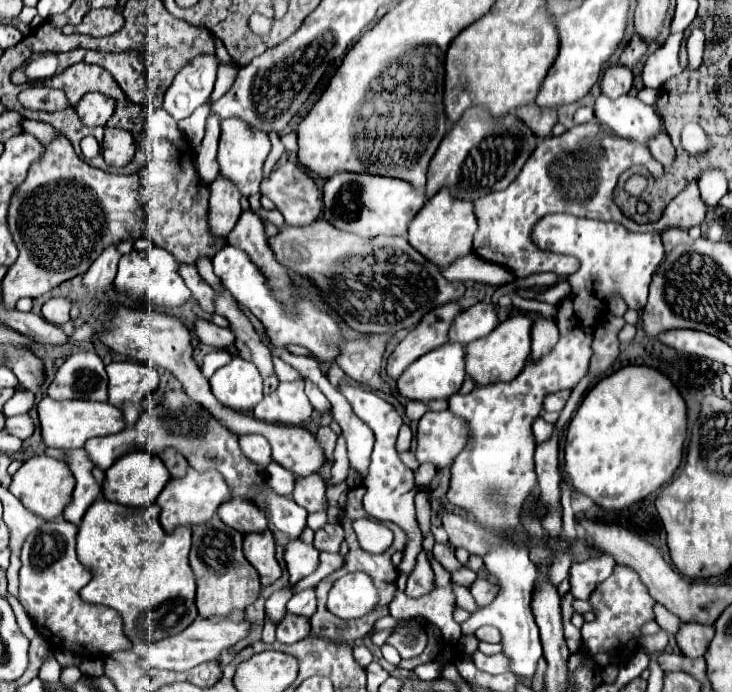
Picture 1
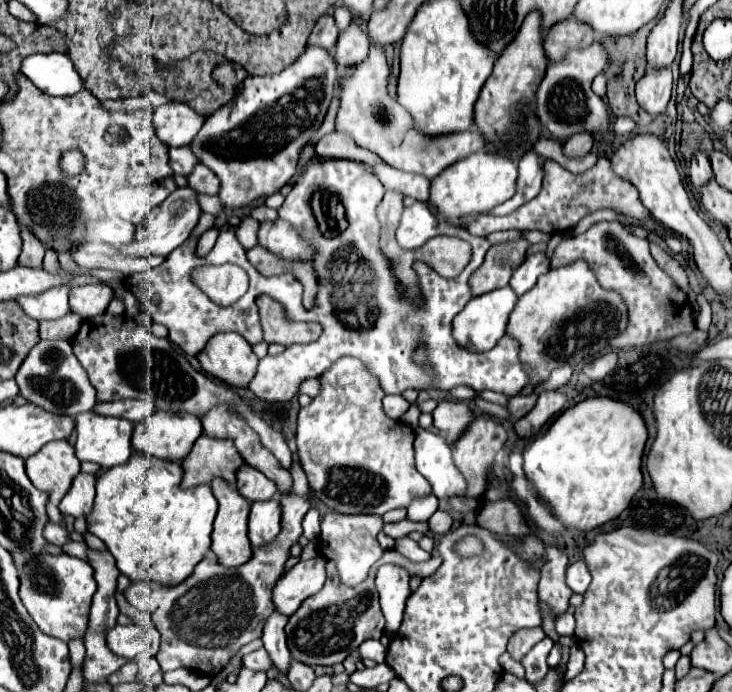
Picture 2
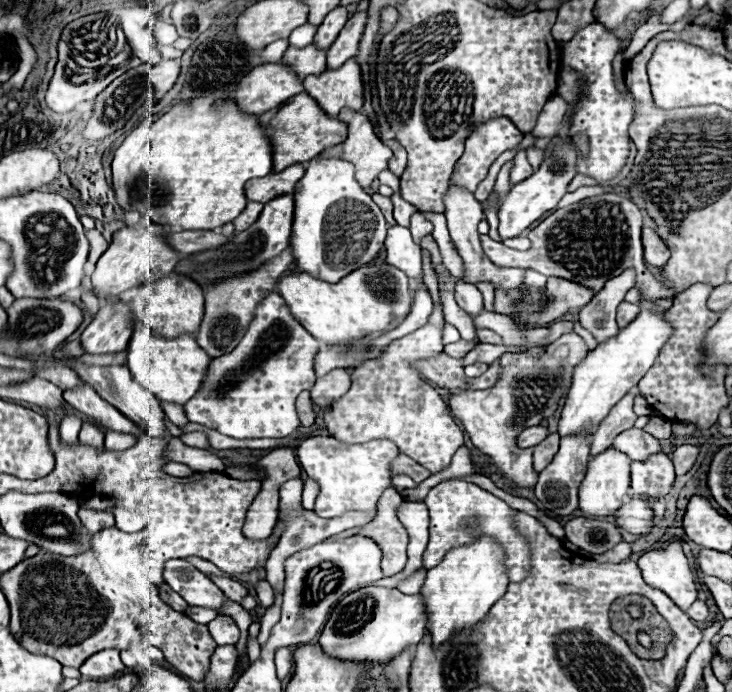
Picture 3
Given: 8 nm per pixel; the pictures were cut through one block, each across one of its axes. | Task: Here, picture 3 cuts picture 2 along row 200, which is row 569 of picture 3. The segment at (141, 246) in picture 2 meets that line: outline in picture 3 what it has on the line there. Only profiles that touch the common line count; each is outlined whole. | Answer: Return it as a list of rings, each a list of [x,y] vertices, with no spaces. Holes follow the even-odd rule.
[[[172,558],[164,564],[164,582],[190,606],[220,610],[226,602],[224,592],[184,558]]]

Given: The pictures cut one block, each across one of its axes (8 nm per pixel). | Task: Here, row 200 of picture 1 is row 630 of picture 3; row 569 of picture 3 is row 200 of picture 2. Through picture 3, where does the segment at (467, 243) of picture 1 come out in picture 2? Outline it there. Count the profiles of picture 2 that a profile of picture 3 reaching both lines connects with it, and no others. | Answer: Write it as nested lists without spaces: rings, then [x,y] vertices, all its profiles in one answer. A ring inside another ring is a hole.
[[[478,150],[464,160],[448,166],[440,176],[432,180],[430,200],[446,218],[458,218],[474,212],[486,212],[496,204],[510,200],[516,192],[518,180],[518,162],[512,156],[504,156],[500,152]]]

